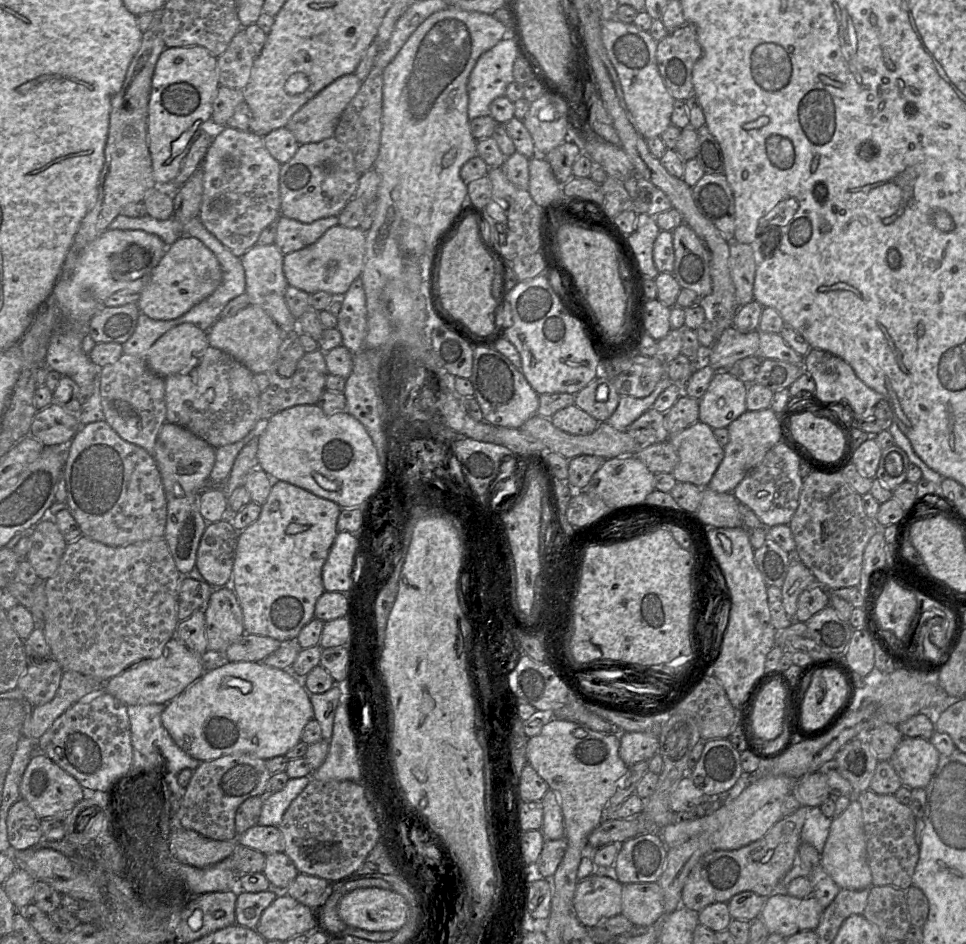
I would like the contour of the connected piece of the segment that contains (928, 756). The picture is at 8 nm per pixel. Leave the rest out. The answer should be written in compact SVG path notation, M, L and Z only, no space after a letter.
M903 737L889 759L902 785L909 789L925 788L935 772L940 753L922 737Z

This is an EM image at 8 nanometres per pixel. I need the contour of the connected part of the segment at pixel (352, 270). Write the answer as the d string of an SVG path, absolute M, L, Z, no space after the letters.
M335 225L329 228L316 242L291 252L283 257L283 272L289 286L308 294L325 291L330 294L345 294L352 282L360 277L365 254L365 234L360 227L347 228Z

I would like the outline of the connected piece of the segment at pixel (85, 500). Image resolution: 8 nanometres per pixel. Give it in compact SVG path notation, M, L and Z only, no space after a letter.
M105 420L81 425L68 443L64 478L67 509L83 536L111 547L164 537L167 501L154 457L123 440Z

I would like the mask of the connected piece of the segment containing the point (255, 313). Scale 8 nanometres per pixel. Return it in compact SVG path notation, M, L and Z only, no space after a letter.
M250 304L236 315L218 319L207 331L209 346L219 349L244 365L253 374L267 372L278 355L280 327L259 306Z

